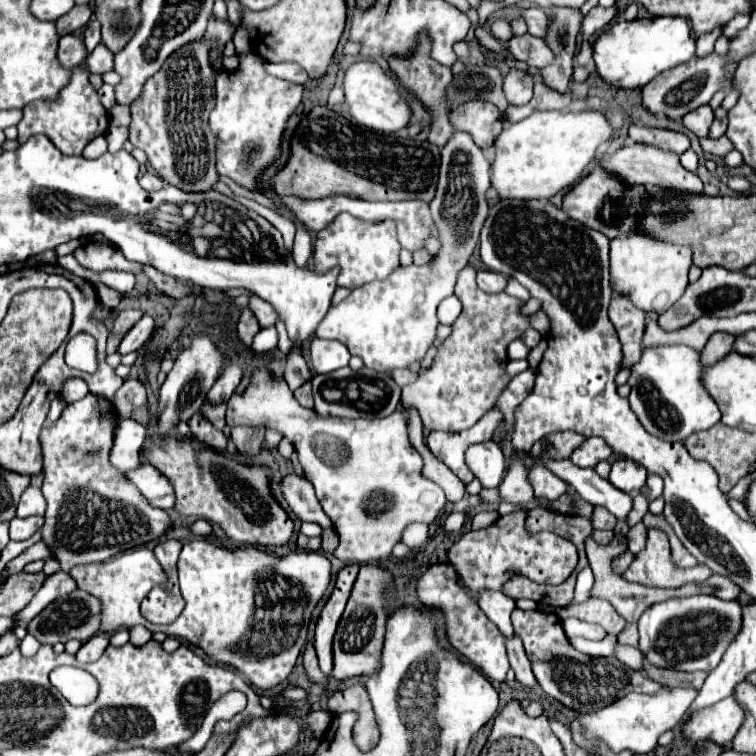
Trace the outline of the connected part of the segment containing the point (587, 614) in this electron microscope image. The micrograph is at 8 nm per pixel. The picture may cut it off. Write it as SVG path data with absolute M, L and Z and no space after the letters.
M573 601L567 607L555 609L555 615L561 619L577 617L577 619L587 621L587 623L597 623L607 633L613 633L613 635L617 635L625 627L623 617L619 617L619 613L611 605L607 605L607 601L585 601L585 603Z

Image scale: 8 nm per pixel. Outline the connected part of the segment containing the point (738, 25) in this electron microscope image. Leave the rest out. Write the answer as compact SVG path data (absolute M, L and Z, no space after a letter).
M739 15L739 17L735 17L725 29L723 29L723 35L725 37L729 37L729 39L735 39L745 27L747 27L747 23L749 23L749 17L745 17L745 15Z

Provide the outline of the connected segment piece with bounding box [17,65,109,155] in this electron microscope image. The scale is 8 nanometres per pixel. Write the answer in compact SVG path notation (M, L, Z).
M77 65L75 77L71 77L67 89L59 93L59 101L33 101L31 105L23 107L23 119L17 125L19 129L17 141L25 143L31 135L43 133L65 155L81 155L89 141L93 141L99 135L105 135L107 127L109 127L109 117L97 97L95 87L89 83L89 73L87 69L83 69L83 65Z

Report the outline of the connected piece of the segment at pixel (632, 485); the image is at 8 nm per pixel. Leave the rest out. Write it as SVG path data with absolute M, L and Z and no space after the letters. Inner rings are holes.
M615 459L613 461L609 481L617 489L621 489L625 493L641 491L645 487L645 479L647 479L647 471L643 469L643 465L635 463L631 459Z

